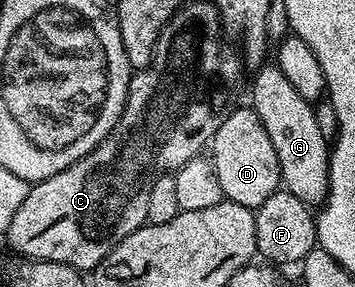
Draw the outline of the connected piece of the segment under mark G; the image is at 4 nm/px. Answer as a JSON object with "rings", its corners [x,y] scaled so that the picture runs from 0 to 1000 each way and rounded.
{"rings":[[[744,230],[715,265],[701,362],[715,376],[724,411],[735,411],[735,439],[746,439],[746,456],[769,495],[794,652],[868,718],[907,714],[927,662],[932,533],[927,491],[893,443],[879,352],[848,341],[848,328],[837,328],[834,307],[780,233]]]}

